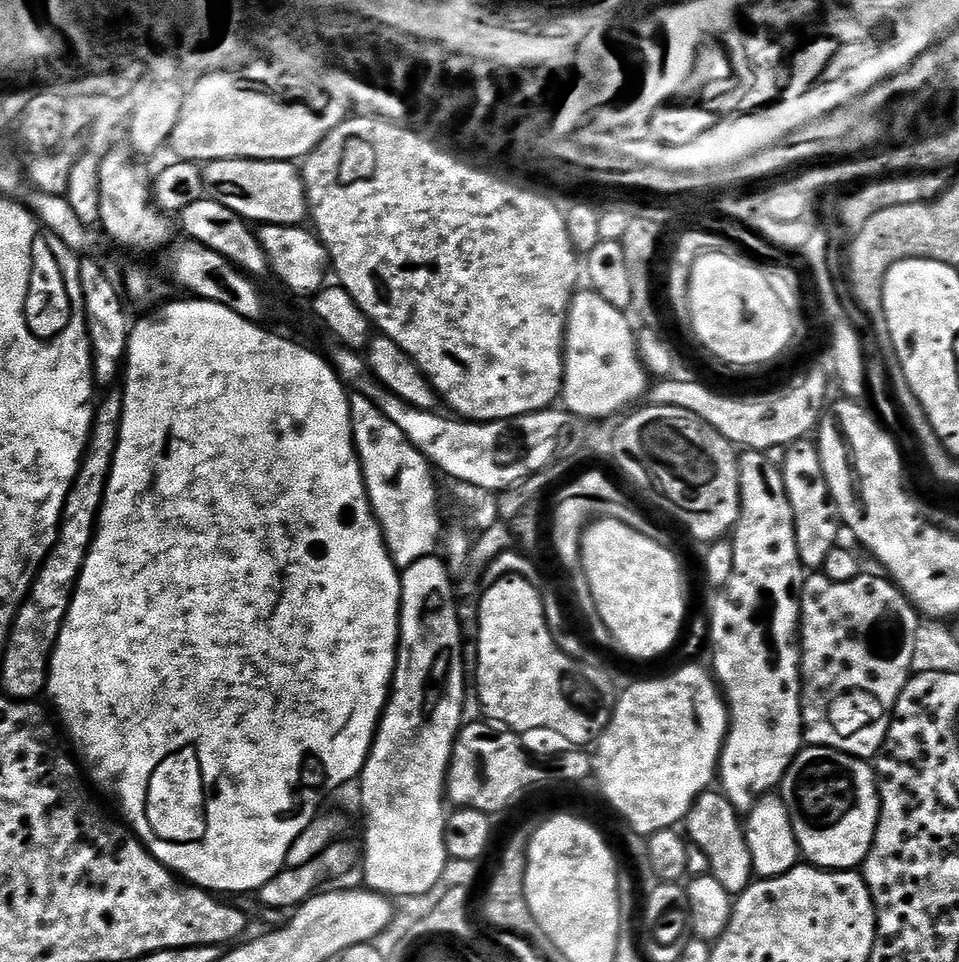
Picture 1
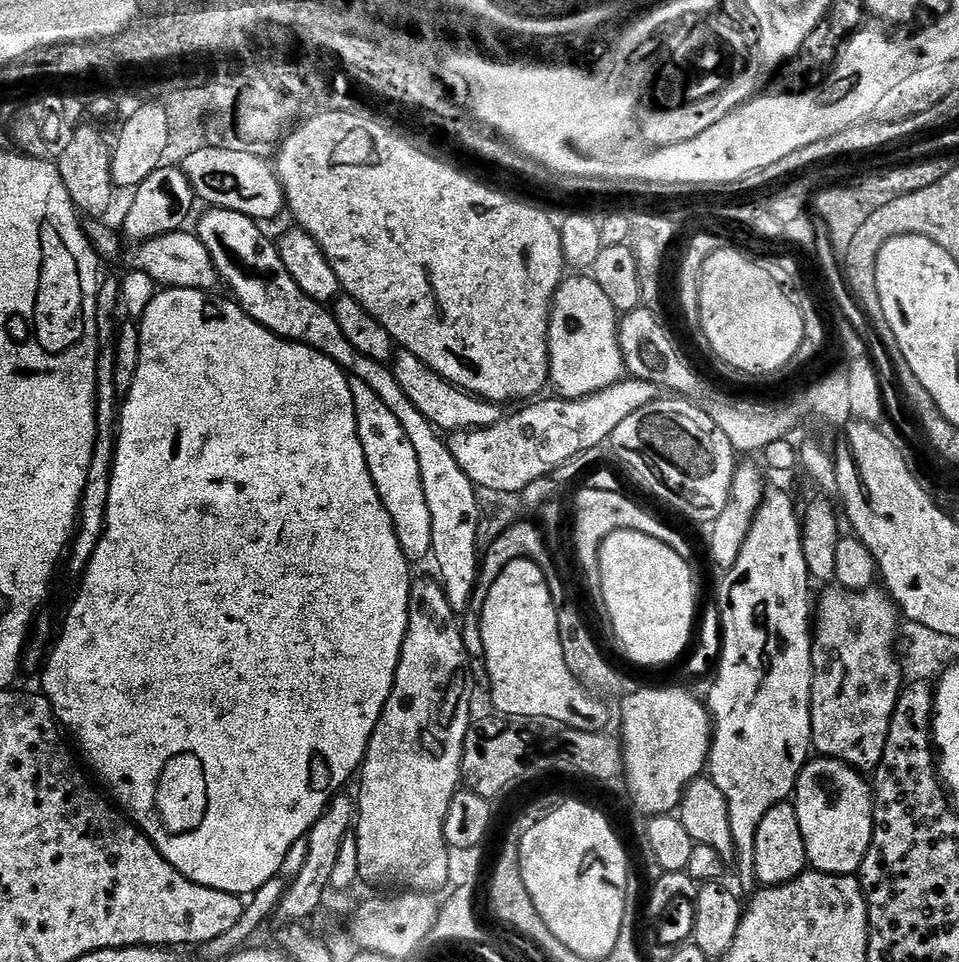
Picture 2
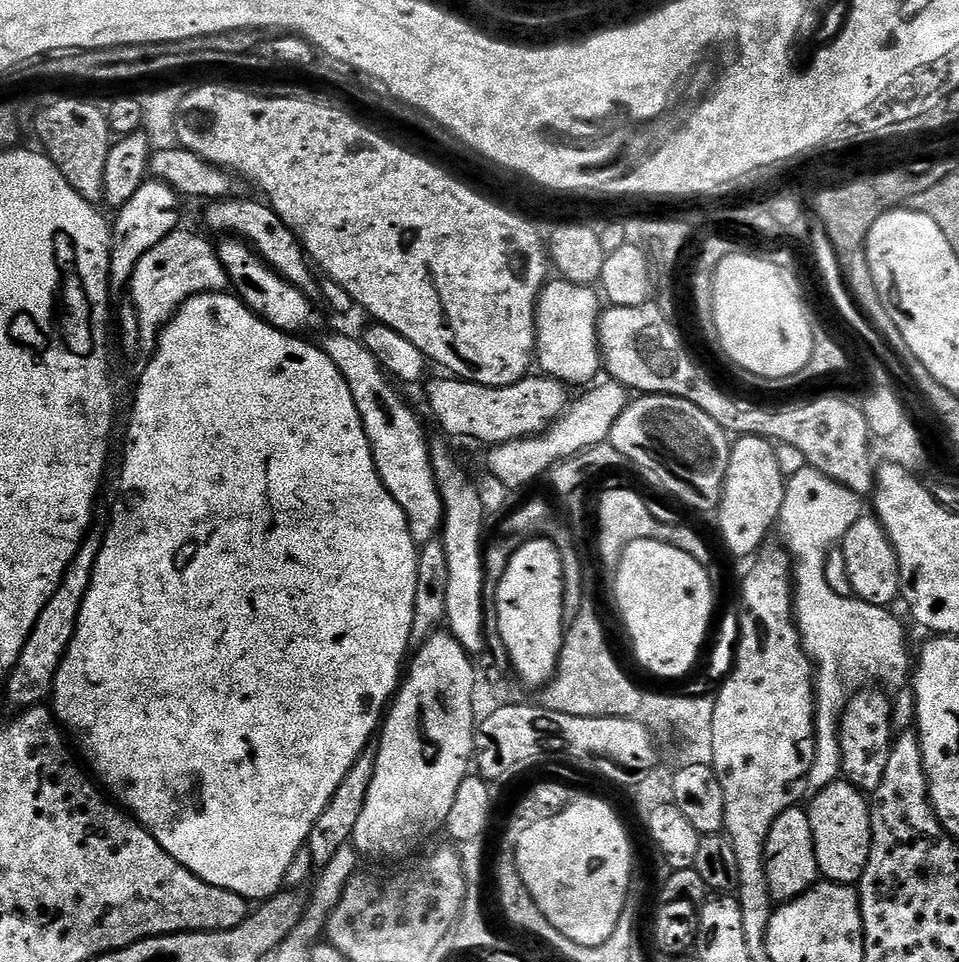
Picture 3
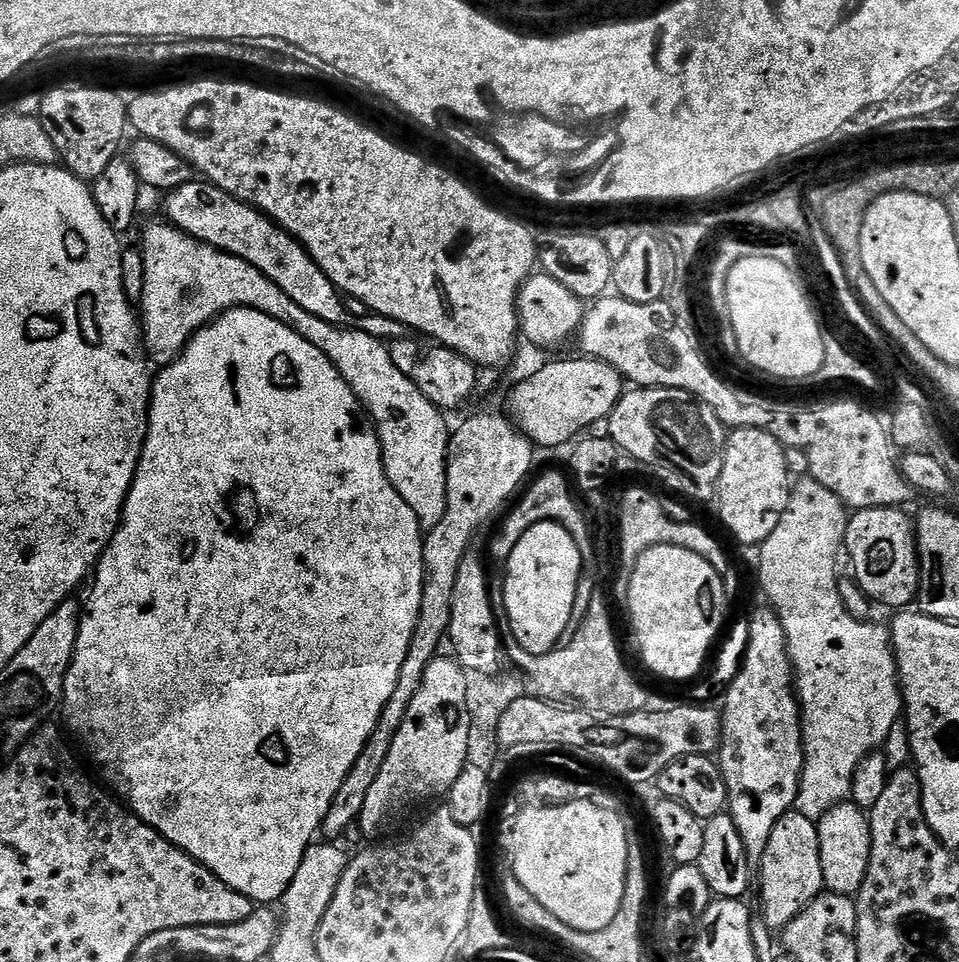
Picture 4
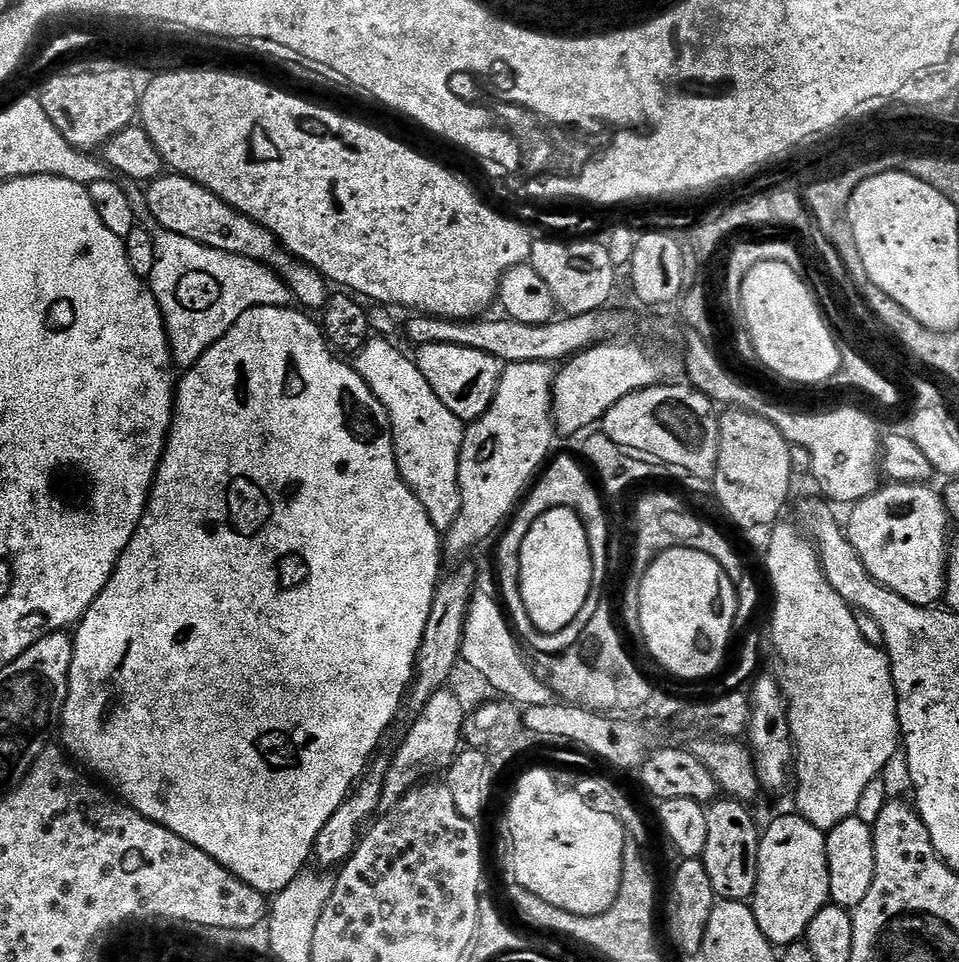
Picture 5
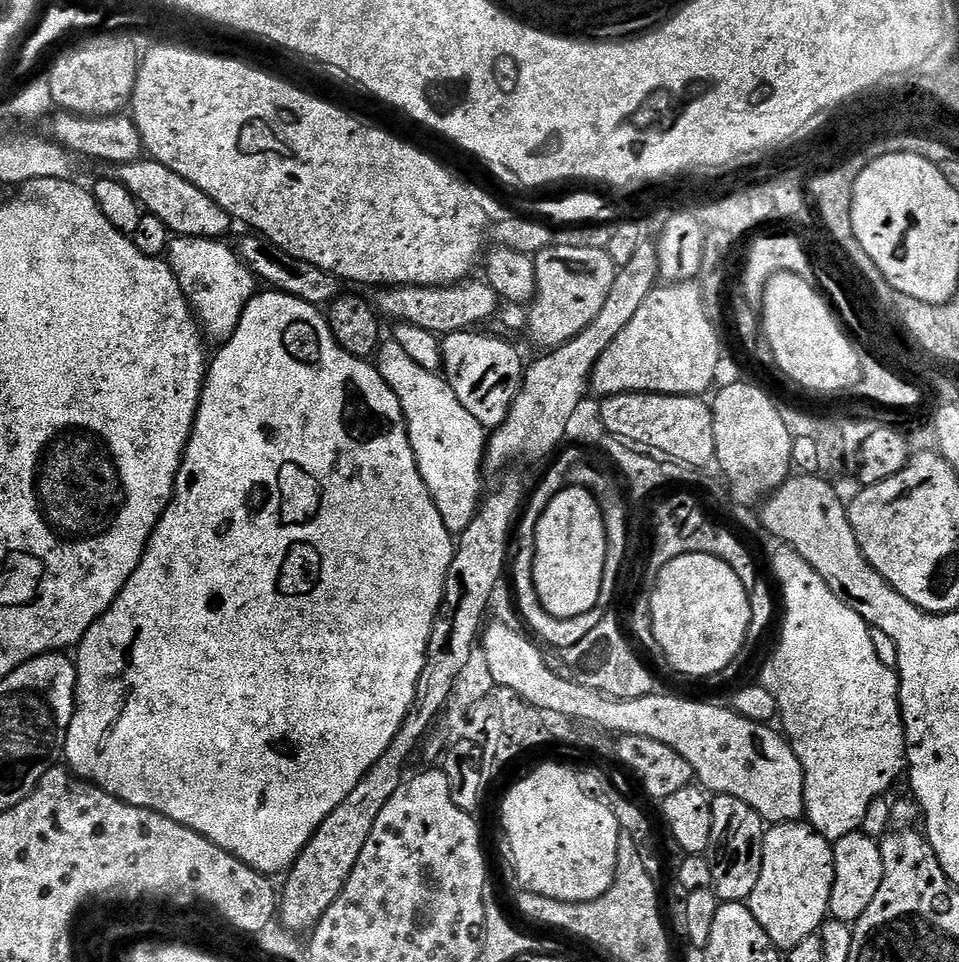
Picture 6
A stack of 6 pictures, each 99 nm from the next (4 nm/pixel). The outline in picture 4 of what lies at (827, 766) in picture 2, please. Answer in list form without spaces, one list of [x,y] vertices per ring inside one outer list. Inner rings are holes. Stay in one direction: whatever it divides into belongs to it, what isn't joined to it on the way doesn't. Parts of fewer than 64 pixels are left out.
[[[851,802],[834,806],[818,821],[816,829],[822,858],[822,878],[827,891],[850,897],[855,897],[860,891],[866,870],[870,866],[872,831],[868,821],[865,809],[858,808]]]

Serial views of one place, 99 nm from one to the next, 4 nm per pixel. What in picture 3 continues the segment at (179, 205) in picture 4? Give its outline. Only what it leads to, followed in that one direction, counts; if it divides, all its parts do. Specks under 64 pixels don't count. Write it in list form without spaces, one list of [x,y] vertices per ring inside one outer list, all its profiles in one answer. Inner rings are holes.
[[[225,197],[222,200],[211,201],[204,214],[207,226],[214,232],[224,232],[220,234],[238,236],[247,241],[284,280],[290,281],[292,285],[302,290],[309,300],[319,301],[322,295],[321,281],[312,275],[311,263],[296,235],[278,218],[271,205],[245,198]]]

